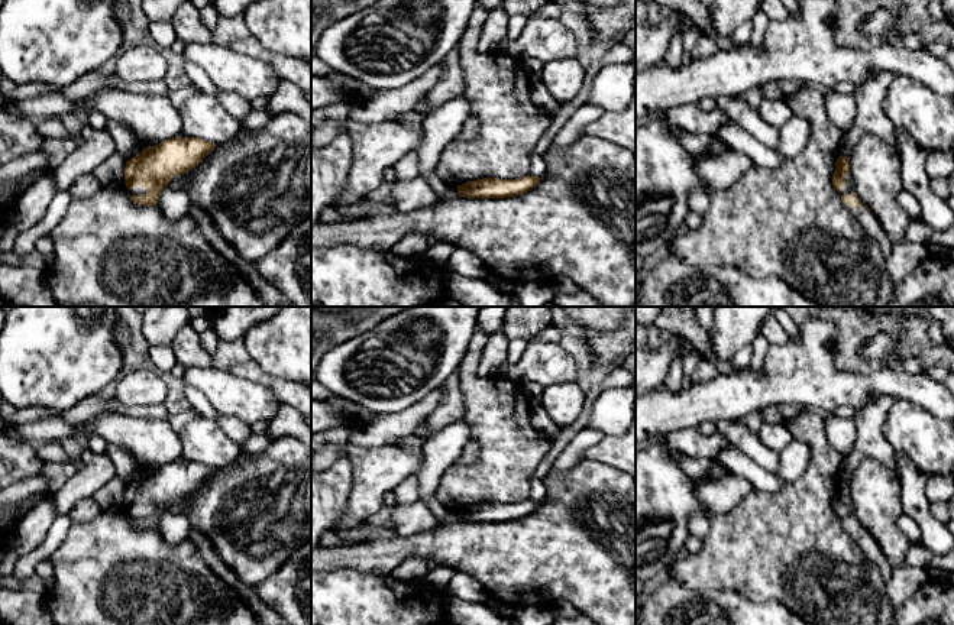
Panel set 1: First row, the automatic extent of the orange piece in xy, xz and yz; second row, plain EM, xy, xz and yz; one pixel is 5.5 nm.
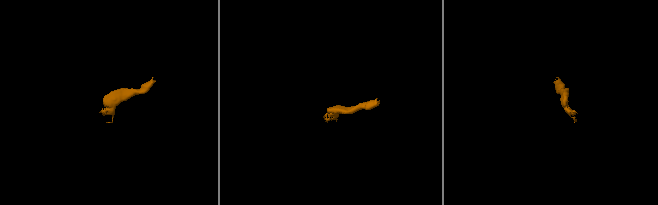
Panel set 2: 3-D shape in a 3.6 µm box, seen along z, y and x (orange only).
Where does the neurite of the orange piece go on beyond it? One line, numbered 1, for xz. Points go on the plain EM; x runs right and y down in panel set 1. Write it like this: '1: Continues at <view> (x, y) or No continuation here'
1: No continuation here

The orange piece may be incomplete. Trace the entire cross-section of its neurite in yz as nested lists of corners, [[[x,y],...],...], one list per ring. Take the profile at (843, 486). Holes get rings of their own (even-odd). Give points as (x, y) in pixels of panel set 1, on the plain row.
[[[838,480],[835,495],[832,498],[832,509],[841,518],[843,528],[863,550],[864,556],[877,567],[887,584],[893,567],[885,558],[874,537],[854,516],[850,499],[850,483],[847,480]]]

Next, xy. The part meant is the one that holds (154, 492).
[[[172,462],[145,472],[126,485],[126,511],[135,528],[155,530],[169,505],[195,492],[213,473],[214,467],[197,462]]]

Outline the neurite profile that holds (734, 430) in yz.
[[[740,418],[719,420],[715,424],[717,431],[724,434],[733,444],[748,454],[761,469],[776,473],[779,453],[763,446],[759,437],[748,431]]]

